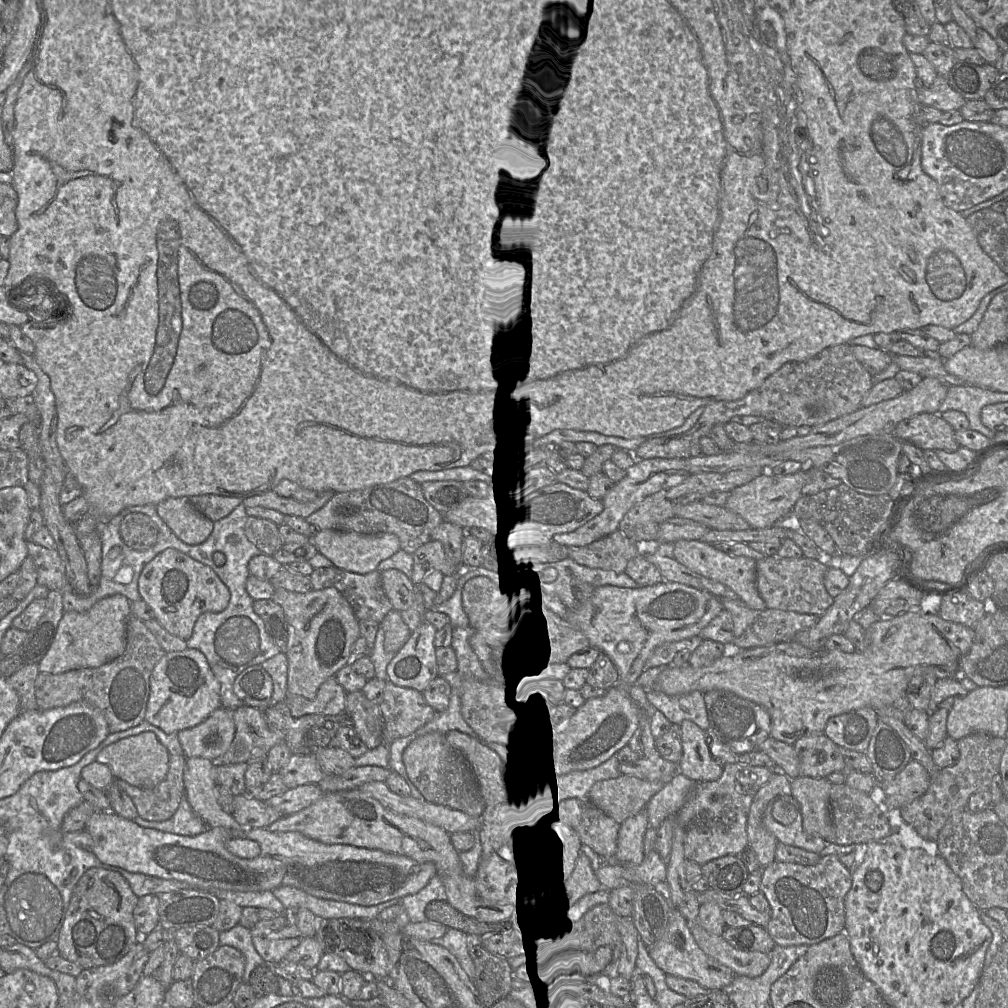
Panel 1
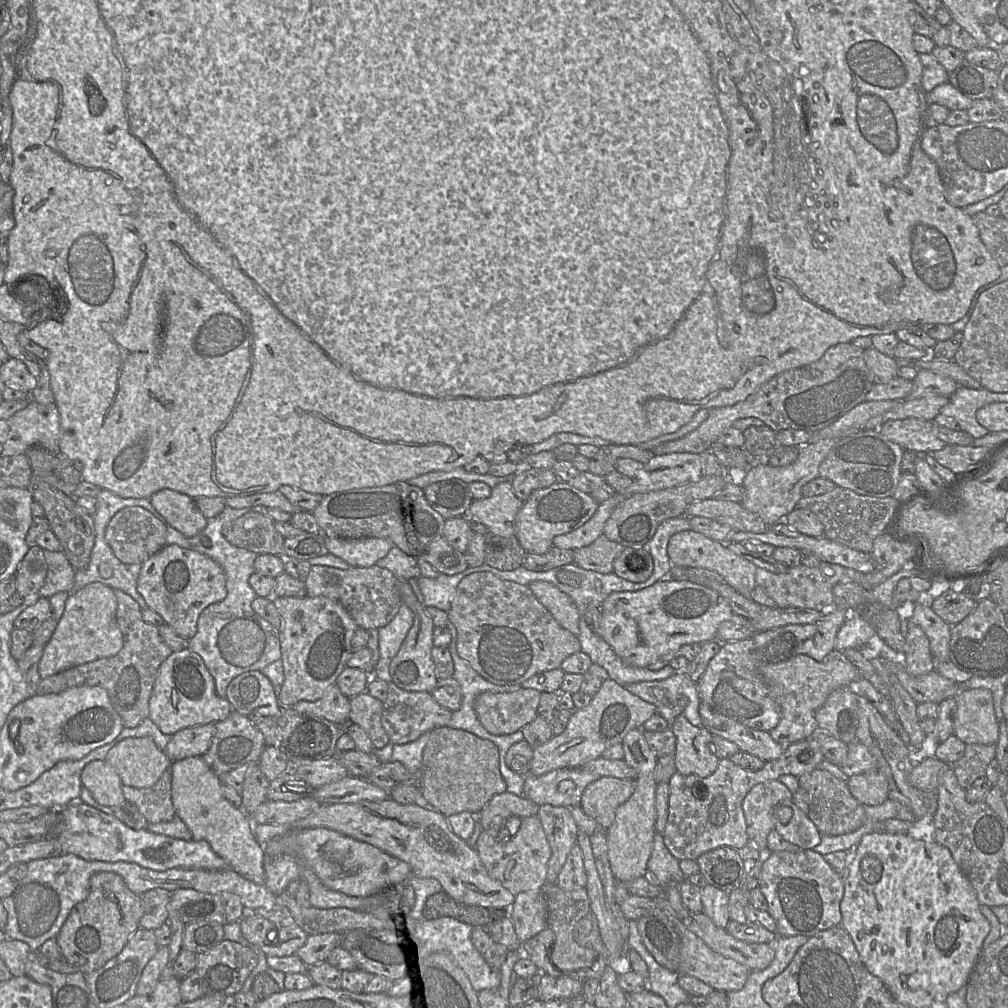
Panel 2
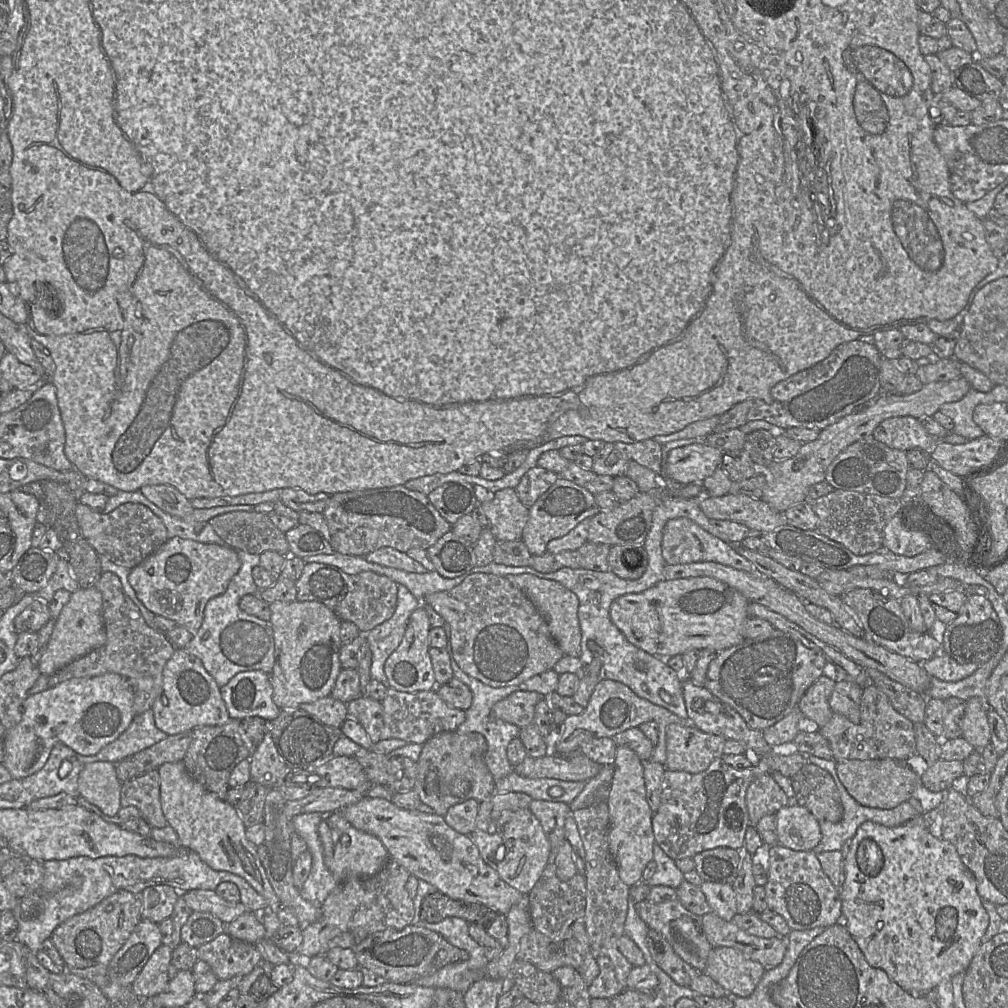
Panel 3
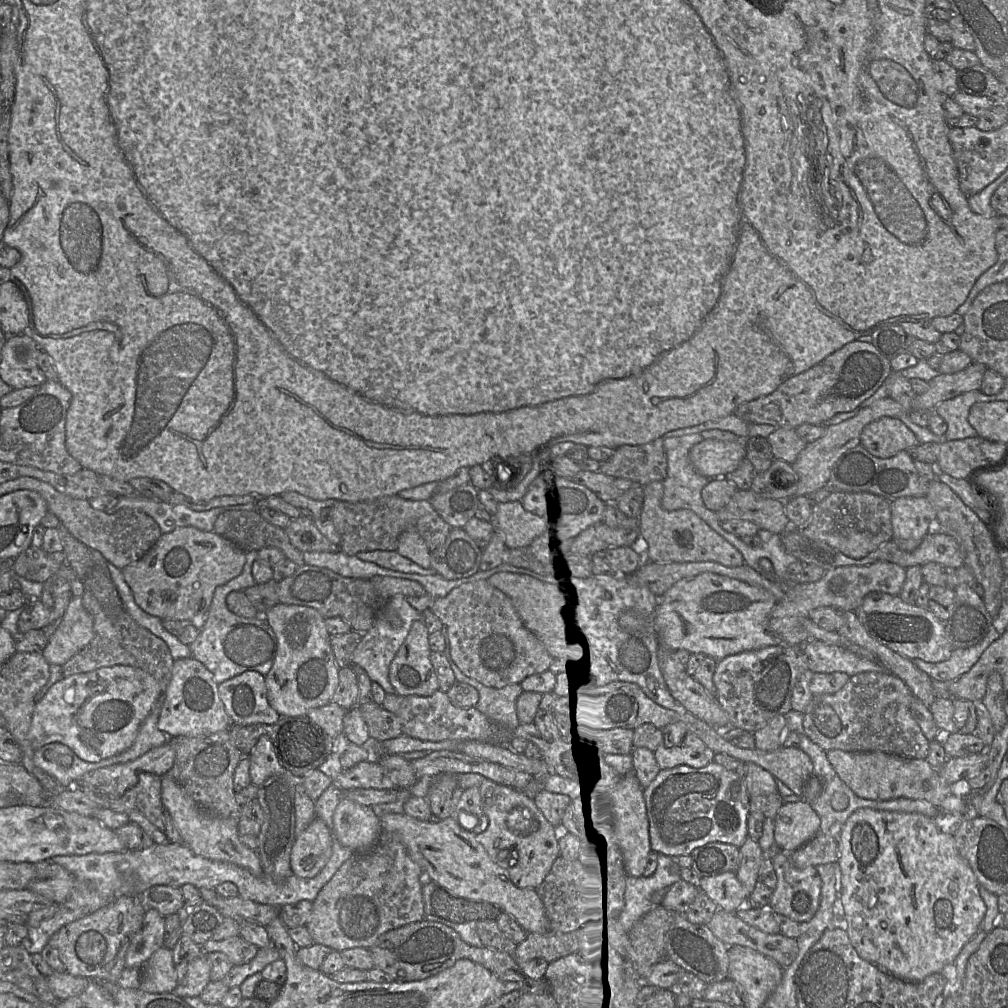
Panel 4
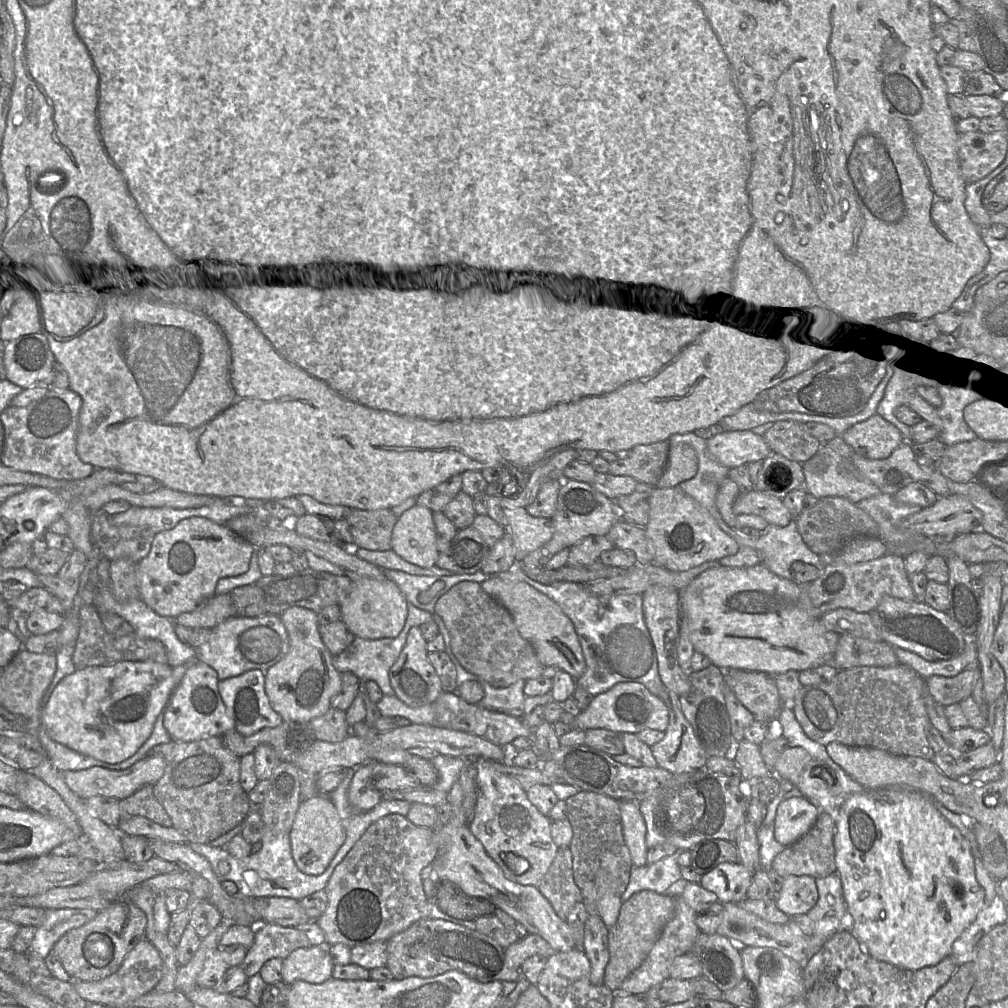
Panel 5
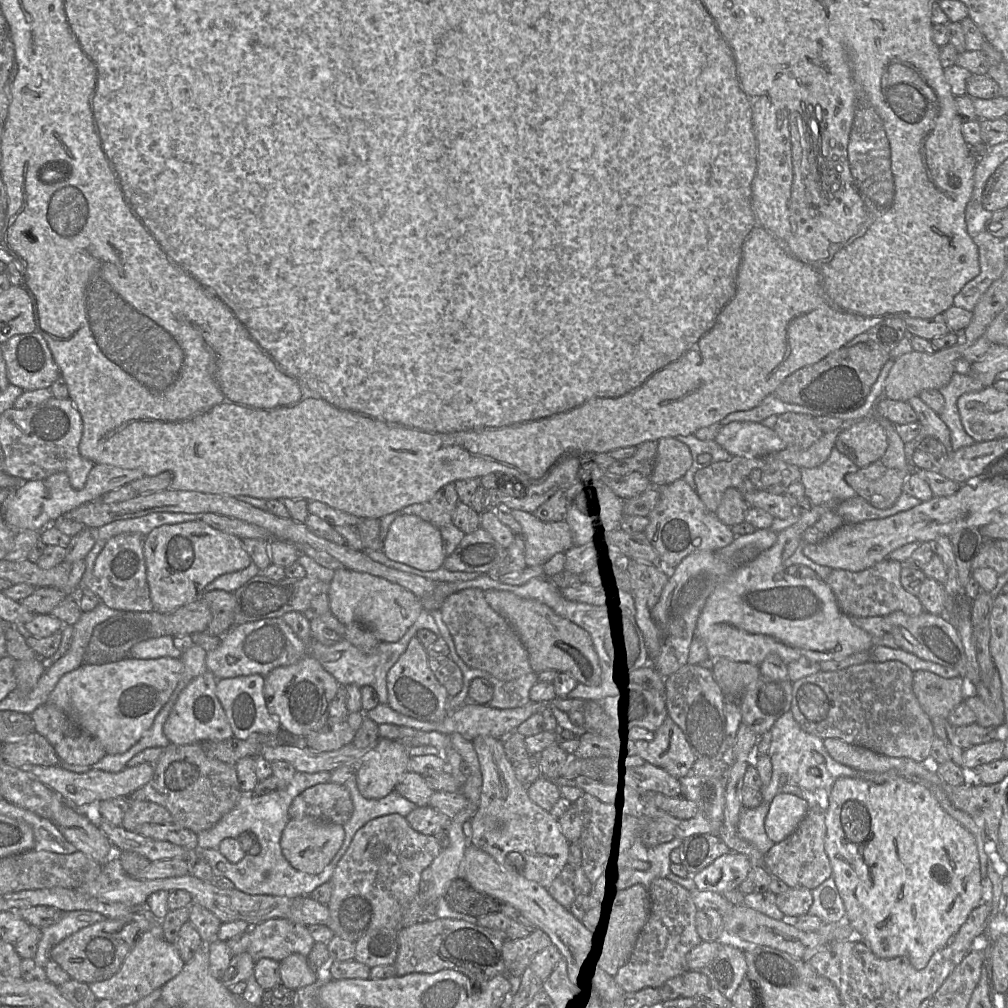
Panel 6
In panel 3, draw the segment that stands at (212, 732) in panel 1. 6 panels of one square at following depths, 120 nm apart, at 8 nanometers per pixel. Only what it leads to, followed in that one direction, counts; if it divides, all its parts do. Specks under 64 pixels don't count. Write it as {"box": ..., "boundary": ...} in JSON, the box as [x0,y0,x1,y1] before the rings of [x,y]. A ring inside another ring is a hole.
{"box":[116,731,192,783],"boundary":[[[192,731],[169,735],[148,749],[116,764],[117,776],[124,783],[165,763],[183,761],[191,742]]]}

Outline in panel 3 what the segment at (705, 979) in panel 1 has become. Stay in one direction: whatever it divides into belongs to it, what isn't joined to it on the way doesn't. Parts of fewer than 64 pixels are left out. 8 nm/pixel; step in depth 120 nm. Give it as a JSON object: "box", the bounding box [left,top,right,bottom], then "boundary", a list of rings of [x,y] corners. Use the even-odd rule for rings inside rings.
{"box":[704,947,766,997],"boundary":[[[713,947],[704,972],[730,994],[749,997],[766,969],[732,947]]]}

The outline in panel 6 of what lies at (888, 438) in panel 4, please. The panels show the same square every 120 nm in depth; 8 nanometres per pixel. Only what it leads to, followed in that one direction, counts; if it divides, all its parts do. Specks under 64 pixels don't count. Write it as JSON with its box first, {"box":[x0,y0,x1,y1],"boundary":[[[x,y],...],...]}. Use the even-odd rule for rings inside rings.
{"box":[834,416,888,468],"boundary":[[[868,416],[852,422],[837,437],[834,446],[859,468],[865,468],[882,458],[888,447],[884,427]]]}

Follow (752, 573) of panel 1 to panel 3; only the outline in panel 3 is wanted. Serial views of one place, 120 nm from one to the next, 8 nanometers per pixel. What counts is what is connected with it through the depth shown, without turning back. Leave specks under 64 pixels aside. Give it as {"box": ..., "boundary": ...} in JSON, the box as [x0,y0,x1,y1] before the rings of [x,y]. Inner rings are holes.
{"box":[661,517,756,572],"boundary":[[[679,517],[665,524],[661,542],[662,556],[667,564],[687,564],[711,561],[745,572],[756,570],[749,560],[741,556],[729,543],[713,536],[692,520]]]}

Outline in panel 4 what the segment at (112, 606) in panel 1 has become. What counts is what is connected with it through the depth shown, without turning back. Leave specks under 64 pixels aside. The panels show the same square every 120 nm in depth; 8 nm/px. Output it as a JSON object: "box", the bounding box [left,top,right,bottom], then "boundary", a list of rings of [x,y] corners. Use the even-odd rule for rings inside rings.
{"box":[42,597,93,666],"boundary":[[[73,597],[60,626],[42,654],[49,664],[63,666],[93,638],[93,618],[83,606],[82,597]]]}

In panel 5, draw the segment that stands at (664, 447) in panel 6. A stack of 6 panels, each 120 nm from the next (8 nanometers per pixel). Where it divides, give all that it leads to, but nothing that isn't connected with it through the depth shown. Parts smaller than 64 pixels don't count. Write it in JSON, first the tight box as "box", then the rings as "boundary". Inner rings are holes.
{"box":[656,443,698,486],"boundary":[[[671,443],[665,471],[656,486],[678,486],[681,482],[693,478],[697,470],[698,457],[695,449],[686,443]]]}

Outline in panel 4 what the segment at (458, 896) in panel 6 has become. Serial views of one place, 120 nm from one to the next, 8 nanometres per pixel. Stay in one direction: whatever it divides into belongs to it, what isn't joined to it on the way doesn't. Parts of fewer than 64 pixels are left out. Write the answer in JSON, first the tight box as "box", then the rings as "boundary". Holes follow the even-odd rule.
{"box":[431,887,500,923],"boundary":[[[438,887],[431,895],[432,913],[455,923],[496,920],[500,909],[490,903],[475,902],[450,895]]]}

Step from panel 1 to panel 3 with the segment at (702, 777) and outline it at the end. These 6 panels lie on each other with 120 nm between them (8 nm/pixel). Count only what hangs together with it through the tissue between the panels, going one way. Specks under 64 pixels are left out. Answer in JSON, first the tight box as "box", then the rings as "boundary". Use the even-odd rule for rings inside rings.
{"box":[666,723,726,774],"boundary":[[[676,723],[666,729],[666,770],[698,774],[720,756],[726,739]]]}

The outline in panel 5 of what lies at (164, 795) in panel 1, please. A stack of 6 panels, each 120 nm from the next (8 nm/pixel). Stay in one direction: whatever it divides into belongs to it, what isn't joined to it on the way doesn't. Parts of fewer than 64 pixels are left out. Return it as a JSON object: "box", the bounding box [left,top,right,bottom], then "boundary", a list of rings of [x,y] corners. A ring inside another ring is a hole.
{"box":[120,785,172,826],"boundary":[[[152,785],[144,786],[133,795],[121,800],[120,811],[122,819],[143,816],[161,826],[172,826],[170,816],[153,794]]]}

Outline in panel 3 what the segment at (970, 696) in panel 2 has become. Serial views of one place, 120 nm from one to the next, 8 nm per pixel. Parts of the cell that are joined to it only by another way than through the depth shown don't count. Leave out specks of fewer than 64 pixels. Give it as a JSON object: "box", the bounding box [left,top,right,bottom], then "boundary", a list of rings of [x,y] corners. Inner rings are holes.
{"box":[962,697,991,750],"boundary":[[[972,697],[965,701],[965,712],[962,719],[962,737],[976,750],[982,750],[991,743],[991,732],[987,710],[982,701]]]}

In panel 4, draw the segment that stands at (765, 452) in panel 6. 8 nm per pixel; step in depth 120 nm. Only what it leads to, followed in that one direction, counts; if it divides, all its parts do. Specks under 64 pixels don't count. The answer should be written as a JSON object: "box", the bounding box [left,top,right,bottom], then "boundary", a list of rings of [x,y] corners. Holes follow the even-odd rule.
{"box":[690,439,746,479],"boundary":[[[704,439],[690,450],[695,470],[710,479],[726,478],[746,458],[744,443]]]}

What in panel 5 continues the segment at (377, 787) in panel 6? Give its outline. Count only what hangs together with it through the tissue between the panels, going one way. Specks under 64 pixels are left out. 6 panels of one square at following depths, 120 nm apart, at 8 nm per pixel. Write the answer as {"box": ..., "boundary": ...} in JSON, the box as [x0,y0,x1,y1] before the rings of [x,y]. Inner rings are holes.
{"box":[347,761,382,812],"boundary":[[[368,761],[352,771],[347,799],[353,812],[369,811],[382,801],[382,793],[371,783],[373,766],[374,761]]]}

